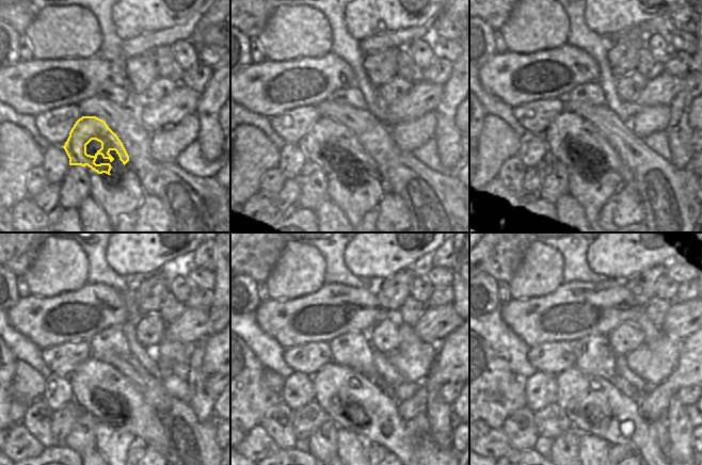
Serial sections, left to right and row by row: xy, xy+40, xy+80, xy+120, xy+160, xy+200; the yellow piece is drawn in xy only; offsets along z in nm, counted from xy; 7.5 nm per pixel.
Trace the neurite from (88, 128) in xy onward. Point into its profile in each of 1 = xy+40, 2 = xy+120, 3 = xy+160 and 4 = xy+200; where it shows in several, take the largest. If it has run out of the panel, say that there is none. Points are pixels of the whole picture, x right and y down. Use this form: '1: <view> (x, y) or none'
1: xy+40 (325, 131)
2: xy+120 (99, 388)
3: xy+160 (351, 400)
4: xy+200 (594, 405)

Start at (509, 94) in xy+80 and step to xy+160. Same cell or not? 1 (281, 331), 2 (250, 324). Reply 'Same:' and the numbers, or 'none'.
Same: 1

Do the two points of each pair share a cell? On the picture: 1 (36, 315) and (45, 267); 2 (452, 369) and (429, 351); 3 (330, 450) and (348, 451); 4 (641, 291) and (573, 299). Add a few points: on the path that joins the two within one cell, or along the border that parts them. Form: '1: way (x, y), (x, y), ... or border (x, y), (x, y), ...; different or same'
1: border (64, 292), (52, 297), (30, 294); different
2: border (439, 345), (436, 359), (428, 373); different
3: border (338, 428), (336, 435), (337, 453); different
4: border (623, 281), (626, 289), (642, 306); different

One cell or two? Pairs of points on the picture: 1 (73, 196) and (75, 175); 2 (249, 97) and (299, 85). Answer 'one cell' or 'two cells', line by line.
1: one cell
2: one cell

